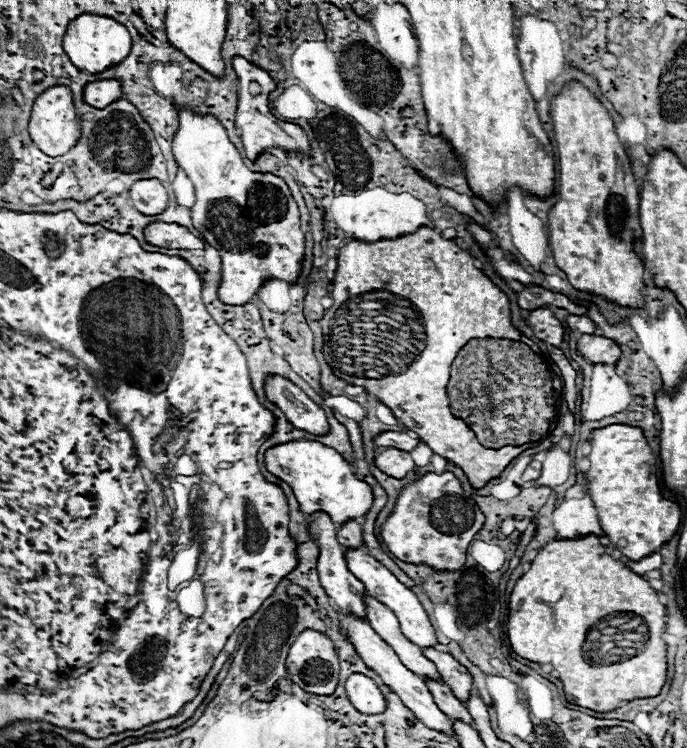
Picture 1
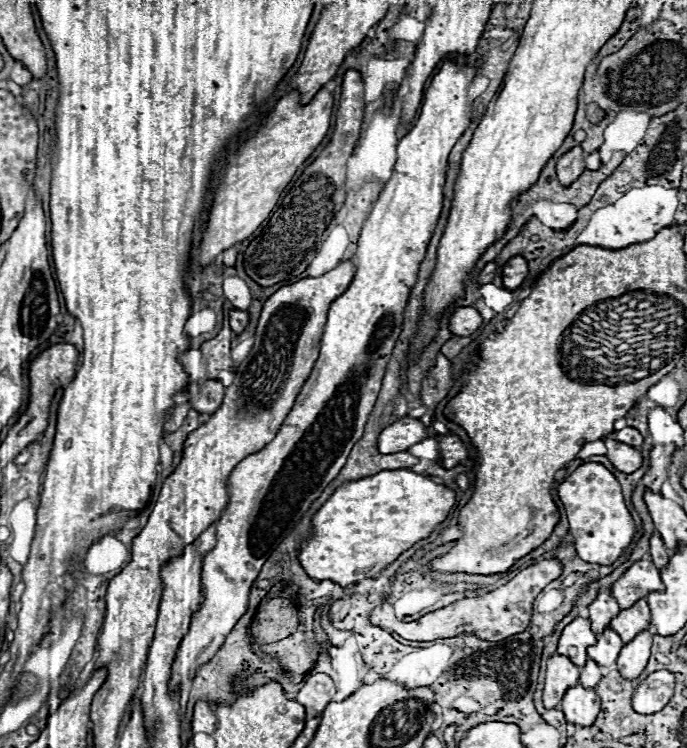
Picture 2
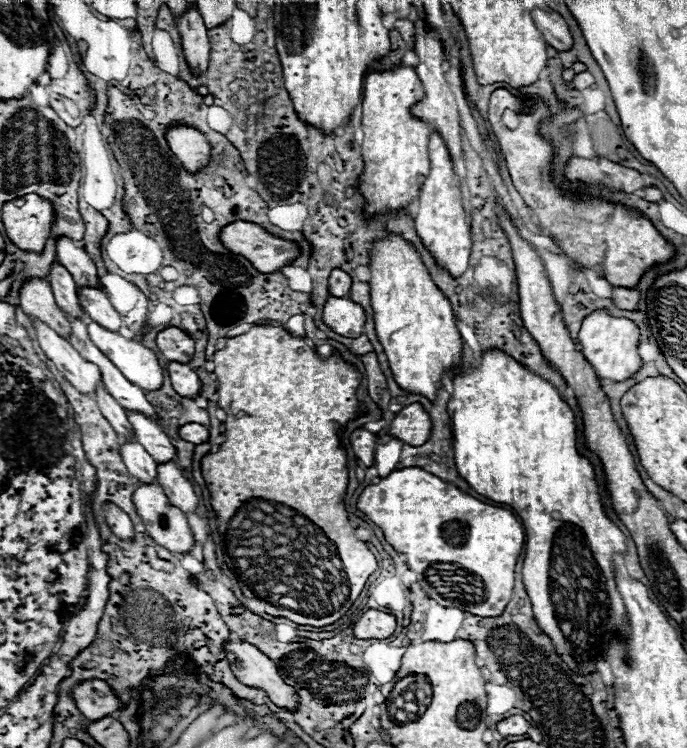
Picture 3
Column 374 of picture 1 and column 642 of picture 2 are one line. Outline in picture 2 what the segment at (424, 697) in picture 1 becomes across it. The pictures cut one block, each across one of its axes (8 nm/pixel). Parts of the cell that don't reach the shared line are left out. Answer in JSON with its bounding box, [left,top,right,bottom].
[618,632,652,680]

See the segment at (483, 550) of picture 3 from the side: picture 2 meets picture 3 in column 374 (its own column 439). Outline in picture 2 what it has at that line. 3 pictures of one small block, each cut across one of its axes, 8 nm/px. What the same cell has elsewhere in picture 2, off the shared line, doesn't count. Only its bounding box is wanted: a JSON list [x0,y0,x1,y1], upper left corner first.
[298,468,456,588]

